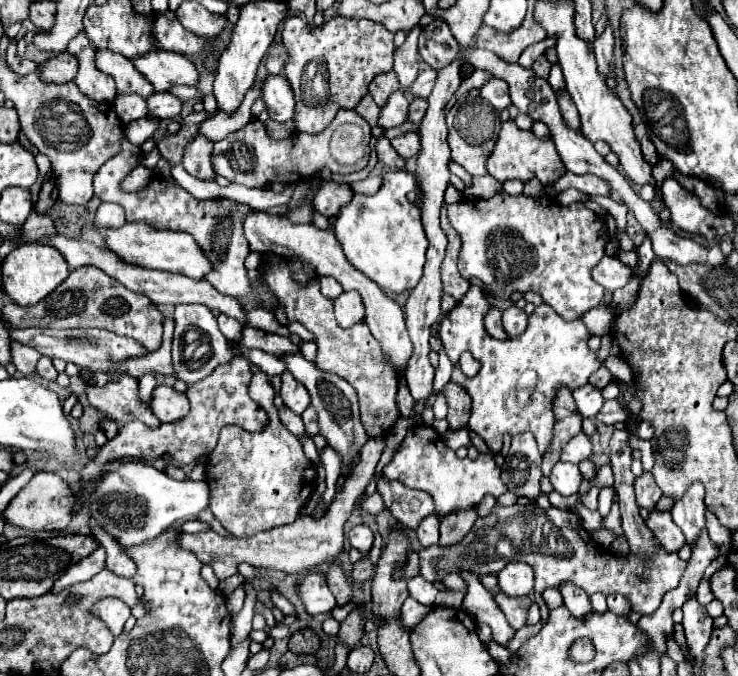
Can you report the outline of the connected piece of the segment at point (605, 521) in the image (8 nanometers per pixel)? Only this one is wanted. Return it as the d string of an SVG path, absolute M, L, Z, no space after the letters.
M614 502L610 514L602 518L602 528L604 530L612 530L616 534L622 534L622 530L620 530L620 510L618 510L618 502Z

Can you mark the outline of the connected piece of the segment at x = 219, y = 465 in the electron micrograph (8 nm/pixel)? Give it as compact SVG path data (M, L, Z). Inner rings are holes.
M264 372L252 374L248 394L264 408L268 424L260 432L248 432L234 424L224 426L218 446L206 464L206 482L212 486L210 510L238 538L250 538L258 532L294 522L316 486L316 470L304 456L302 444L278 418L270 376ZM244 492L250 494L248 502L244 502Z

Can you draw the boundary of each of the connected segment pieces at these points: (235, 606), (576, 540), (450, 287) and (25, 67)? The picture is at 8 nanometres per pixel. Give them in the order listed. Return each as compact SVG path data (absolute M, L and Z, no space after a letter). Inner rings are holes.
M238 586L232 594L226 596L226 602L228 602L228 610L230 610L230 614L236 614L236 612L242 608L242 604L244 604L244 588Z
M496 504L492 514L488 518L478 518L472 530L456 546L428 546L418 552L418 558L420 576L430 584L442 582L450 572L472 572L476 576L486 576L498 574L508 562L526 562L534 570L534 598L540 606L542 620L546 620L550 612L542 600L542 592L546 588L558 588L560 582L572 582L588 594L622 594L630 600L634 612L642 616L652 614L652 610L660 606L664 594L678 586L686 568L686 562L682 562L678 554L668 554L662 546L658 546L652 562L640 562L640 558L632 558L632 554L616 556L608 550L598 550L592 536L582 530L576 512L550 506L538 516L538 510L532 508L532 504ZM504 540L510 540L512 546L504 546ZM642 576L648 580L644 582Z
M446 204L442 206L442 216L440 216L440 226L442 230L446 230L446 236L448 236L448 246L446 246L446 256L442 260L442 268L440 268L440 274L442 274L442 288L446 294L450 294L454 300L460 300L468 288L470 288L470 282L466 278L460 276L458 272L458 250L460 250L460 238L456 234L456 230L450 228L450 222L448 222L448 216L446 216Z
M10 40L10 46L8 46L8 50L6 50L6 62L8 62L8 66L10 66L16 74L20 74L20 76L26 76L26 74L30 74L30 72L36 70L36 64L34 64L34 62L18 56L16 40Z

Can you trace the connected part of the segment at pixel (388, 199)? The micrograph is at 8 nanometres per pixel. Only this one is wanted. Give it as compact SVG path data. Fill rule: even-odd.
M400 170L386 172L382 174L382 186L376 194L354 194L350 204L340 208L334 222L334 236L338 236L348 262L374 280L386 294L412 290L422 278L428 240L420 222L420 208L410 204L406 197L416 188L414 175Z

